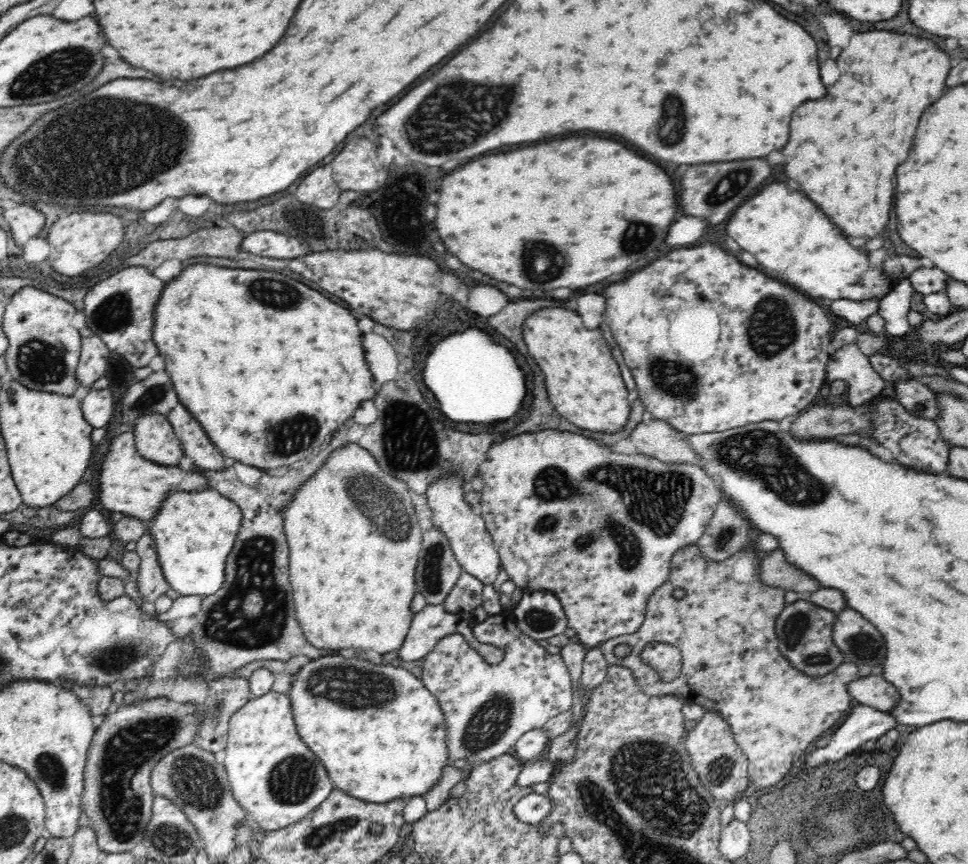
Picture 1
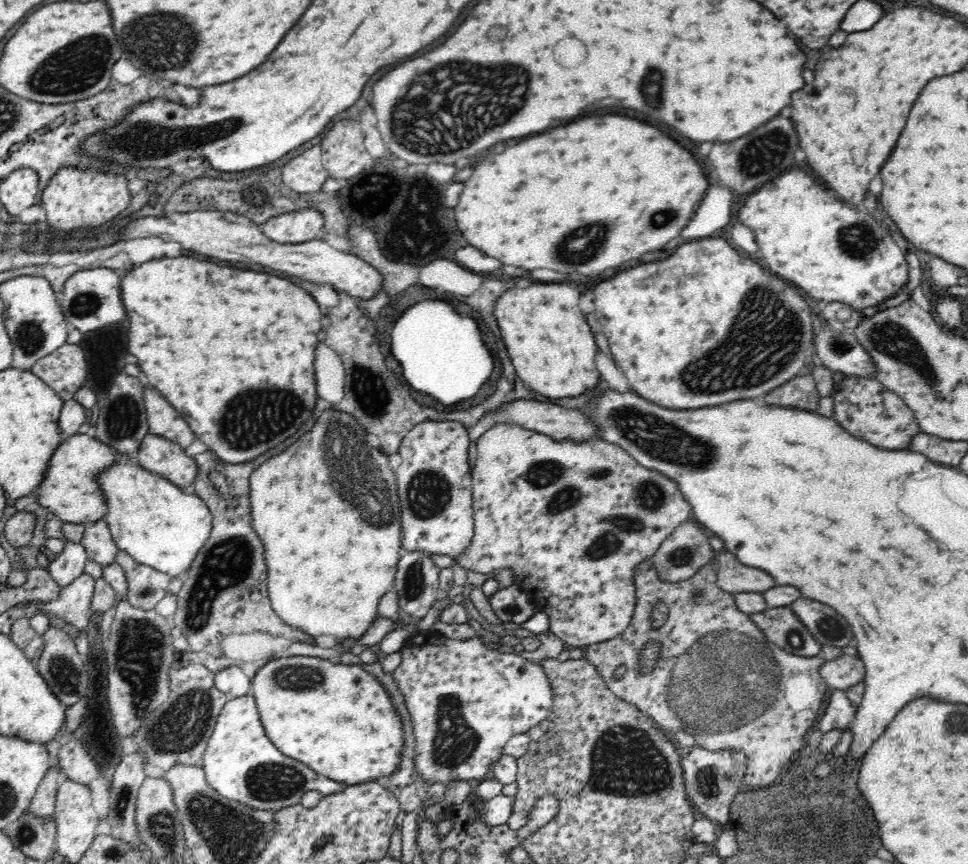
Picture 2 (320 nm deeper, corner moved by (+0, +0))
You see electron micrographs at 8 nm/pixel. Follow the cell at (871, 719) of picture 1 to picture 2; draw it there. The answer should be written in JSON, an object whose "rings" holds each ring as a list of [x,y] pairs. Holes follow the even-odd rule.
{"rings":[[[832,688],[828,704],[826,704],[824,713],[818,722],[818,728],[822,732],[834,730],[834,728],[848,730],[856,711],[857,709],[852,707],[852,703],[850,703],[844,690]]]}

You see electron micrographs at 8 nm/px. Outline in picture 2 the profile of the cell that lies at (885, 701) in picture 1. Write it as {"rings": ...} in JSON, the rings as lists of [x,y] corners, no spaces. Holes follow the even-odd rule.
{"rings":[[[844,651],[834,659],[824,660],[819,666],[819,673],[829,687],[845,691],[848,686],[864,679],[865,670],[859,656]]]}

